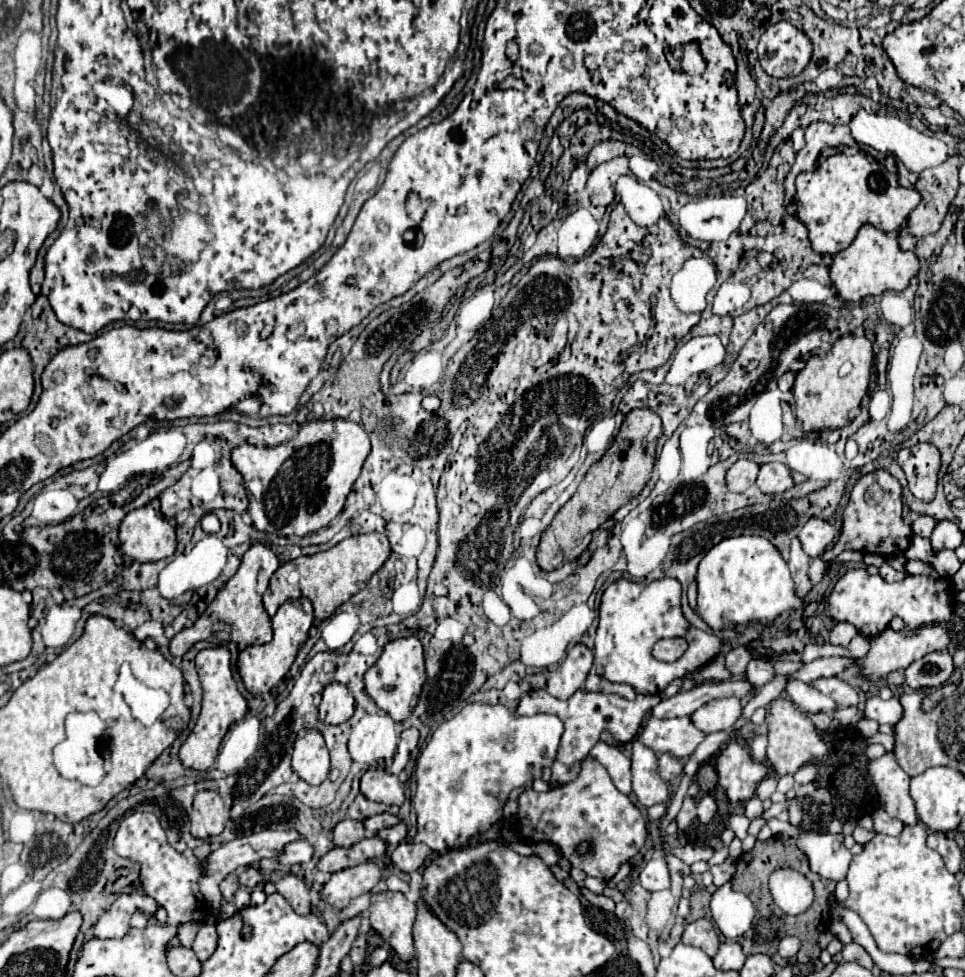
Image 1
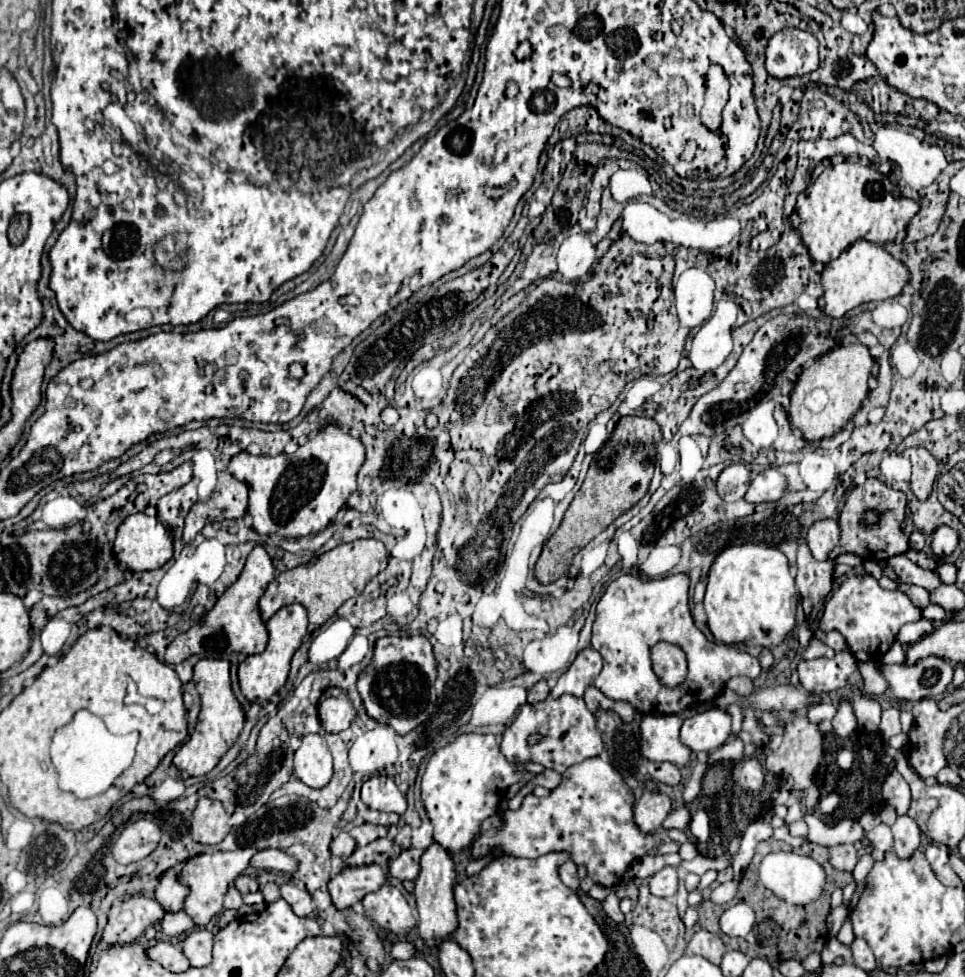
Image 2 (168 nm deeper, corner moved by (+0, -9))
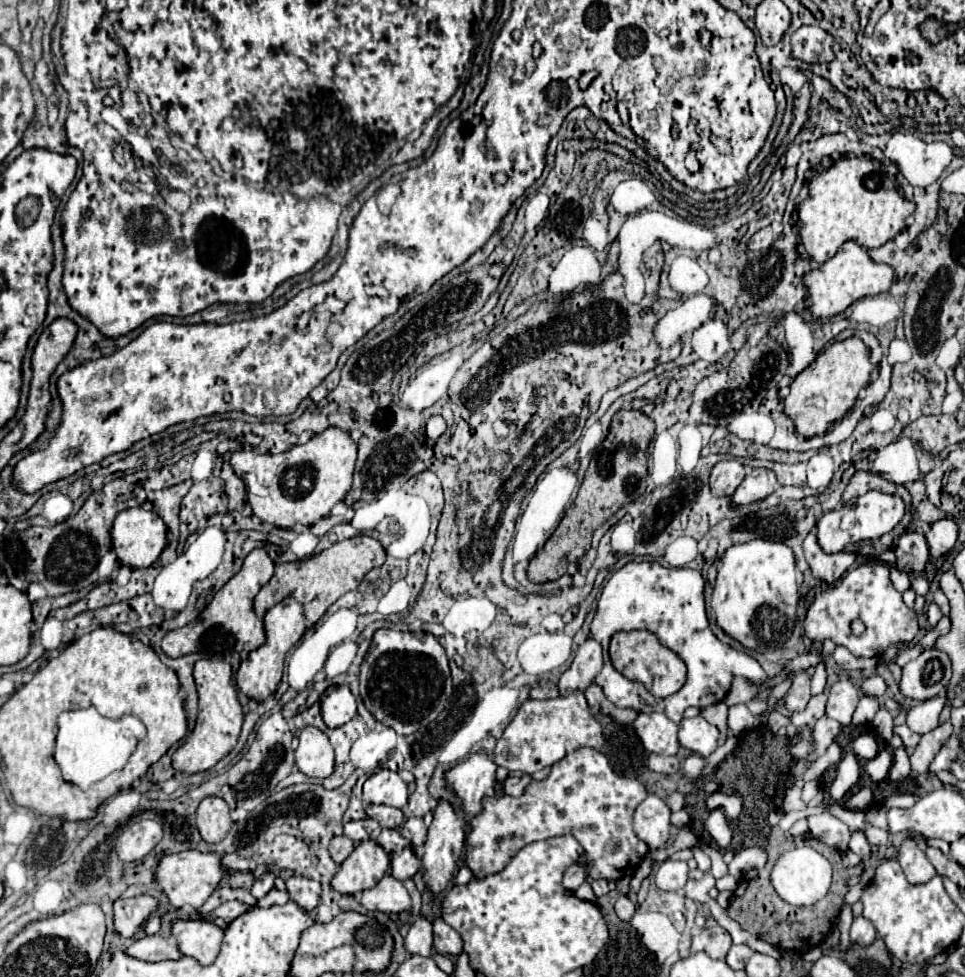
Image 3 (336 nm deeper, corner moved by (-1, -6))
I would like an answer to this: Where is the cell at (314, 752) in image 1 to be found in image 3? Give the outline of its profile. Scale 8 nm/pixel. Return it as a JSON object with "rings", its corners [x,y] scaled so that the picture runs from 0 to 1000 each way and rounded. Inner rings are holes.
{"rings":[[[316,744],[310,750],[310,765],[306,767],[306,781],[318,795],[337,797],[345,791],[347,773],[345,765],[335,748],[328,744]]]}

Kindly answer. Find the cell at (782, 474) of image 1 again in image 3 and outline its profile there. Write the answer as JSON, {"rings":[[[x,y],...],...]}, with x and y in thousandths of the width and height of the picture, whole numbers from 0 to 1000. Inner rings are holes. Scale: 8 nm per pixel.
{"rings":[[[780,480],[770,494],[764,498],[764,503],[760,505],[760,515],[764,517],[772,517],[772,515],[782,515],[789,513],[793,509],[797,509],[805,498],[805,490],[803,484],[799,480]]]}

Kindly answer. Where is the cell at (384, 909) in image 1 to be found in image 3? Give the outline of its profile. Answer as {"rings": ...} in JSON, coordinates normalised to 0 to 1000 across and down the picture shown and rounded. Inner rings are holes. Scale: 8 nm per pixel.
{"rings":[[[399,896],[387,910],[374,914],[374,926],[380,932],[416,934],[426,930],[426,918],[413,900]]]}

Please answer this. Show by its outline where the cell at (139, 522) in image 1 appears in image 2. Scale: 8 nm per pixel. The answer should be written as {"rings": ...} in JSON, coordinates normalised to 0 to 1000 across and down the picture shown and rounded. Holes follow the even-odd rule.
{"rings":[[[143,524],[133,528],[124,536],[120,553],[118,553],[118,569],[122,575],[131,577],[135,583],[162,583],[162,581],[168,581],[178,571],[178,553],[174,549],[174,542],[164,530]]]}

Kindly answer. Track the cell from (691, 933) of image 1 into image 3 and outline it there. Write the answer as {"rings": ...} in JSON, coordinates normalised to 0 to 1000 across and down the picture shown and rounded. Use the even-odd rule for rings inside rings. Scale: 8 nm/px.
{"rings":[[[741,947],[741,949],[728,951],[726,955],[722,955],[722,957],[718,959],[716,975],[728,973],[728,975],[733,975],[737,982],[751,982],[755,969],[758,969],[758,959],[755,959],[755,955],[753,955],[749,949]]]}

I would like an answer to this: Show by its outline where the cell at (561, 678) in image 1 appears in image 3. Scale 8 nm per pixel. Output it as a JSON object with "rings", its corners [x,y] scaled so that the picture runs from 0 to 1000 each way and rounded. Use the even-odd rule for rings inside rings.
{"rings":[[[610,652],[604,660],[600,660],[592,683],[581,691],[577,699],[579,711],[590,711],[594,707],[606,707],[606,703],[610,703],[615,695],[621,691],[623,683],[625,683],[623,660]]]}

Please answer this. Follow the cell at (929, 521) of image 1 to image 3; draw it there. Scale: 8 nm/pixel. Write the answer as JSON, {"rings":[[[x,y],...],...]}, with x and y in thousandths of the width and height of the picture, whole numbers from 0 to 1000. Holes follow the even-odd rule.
{"rings":[[[948,544],[936,546],[927,558],[927,568],[930,568],[930,580],[936,582],[936,586],[956,584],[963,570],[959,548]]]}

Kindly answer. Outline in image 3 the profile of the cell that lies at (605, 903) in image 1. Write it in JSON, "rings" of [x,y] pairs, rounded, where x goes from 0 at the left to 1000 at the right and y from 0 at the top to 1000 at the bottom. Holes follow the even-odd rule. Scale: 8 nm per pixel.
{"rings":[[[644,916],[644,918],[639,920],[639,924],[637,924],[637,934],[639,934],[639,939],[641,939],[644,943],[652,943],[652,941],[656,939],[658,926],[650,920],[650,916]]]}

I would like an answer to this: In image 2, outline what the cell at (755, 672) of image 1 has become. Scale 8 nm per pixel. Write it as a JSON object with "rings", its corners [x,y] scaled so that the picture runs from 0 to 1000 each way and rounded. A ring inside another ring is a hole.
{"rings":[[[647,588],[630,598],[618,620],[620,631],[613,647],[613,663],[626,673],[626,684],[616,702],[626,712],[653,719],[665,731],[705,731],[717,721],[740,716],[761,692],[775,692],[779,696],[788,692],[788,680],[781,671],[763,661],[734,657],[721,643],[713,620],[713,604],[715,596],[711,588],[676,594]],[[686,655],[705,661],[715,678],[715,696],[709,696],[707,702],[686,702],[676,686],[674,663]]]}

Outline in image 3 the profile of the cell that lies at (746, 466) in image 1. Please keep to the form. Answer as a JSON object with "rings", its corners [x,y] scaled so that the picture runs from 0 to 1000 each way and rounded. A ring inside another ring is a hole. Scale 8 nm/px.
{"rings":[[[764,470],[747,472],[737,482],[737,503],[743,509],[755,509],[772,490],[772,478]]]}

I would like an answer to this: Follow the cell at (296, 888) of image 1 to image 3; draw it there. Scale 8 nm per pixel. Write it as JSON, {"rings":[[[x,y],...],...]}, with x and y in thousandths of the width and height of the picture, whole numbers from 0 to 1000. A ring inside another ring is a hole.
{"rings":[[[302,898],[295,904],[297,904],[299,918],[316,932],[324,932],[331,926],[333,906],[328,902],[318,900],[318,898]]]}

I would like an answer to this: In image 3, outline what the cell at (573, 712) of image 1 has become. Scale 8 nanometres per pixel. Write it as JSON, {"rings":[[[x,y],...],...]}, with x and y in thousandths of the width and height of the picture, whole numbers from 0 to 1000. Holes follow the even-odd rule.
{"rings":[[[596,707],[588,713],[575,713],[567,718],[546,715],[538,724],[532,738],[525,742],[521,754],[515,758],[511,779],[517,785],[525,785],[527,789],[542,789],[550,793],[563,785],[581,779],[585,773],[602,765],[623,767],[625,760],[627,758],[621,738],[612,732],[606,711],[602,707]]]}

